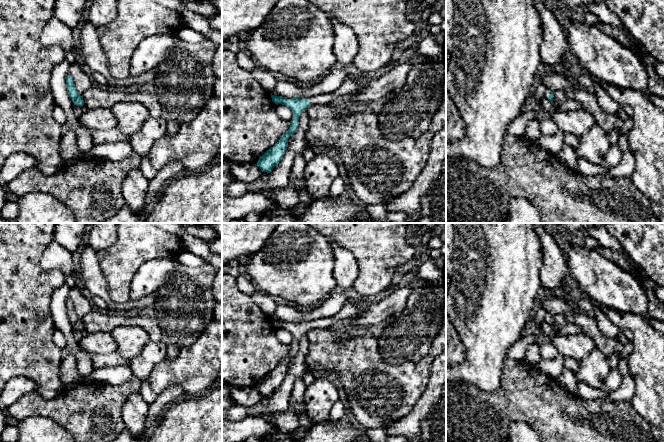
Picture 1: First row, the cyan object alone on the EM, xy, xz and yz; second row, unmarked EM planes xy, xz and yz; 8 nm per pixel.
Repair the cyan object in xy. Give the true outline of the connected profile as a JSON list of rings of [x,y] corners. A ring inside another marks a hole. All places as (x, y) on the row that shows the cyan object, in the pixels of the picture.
[[[70,75],[66,77],[66,85],[68,94],[74,105],[80,107],[83,106],[84,105],[83,97],[77,92],[75,84],[73,82],[73,78]]]

